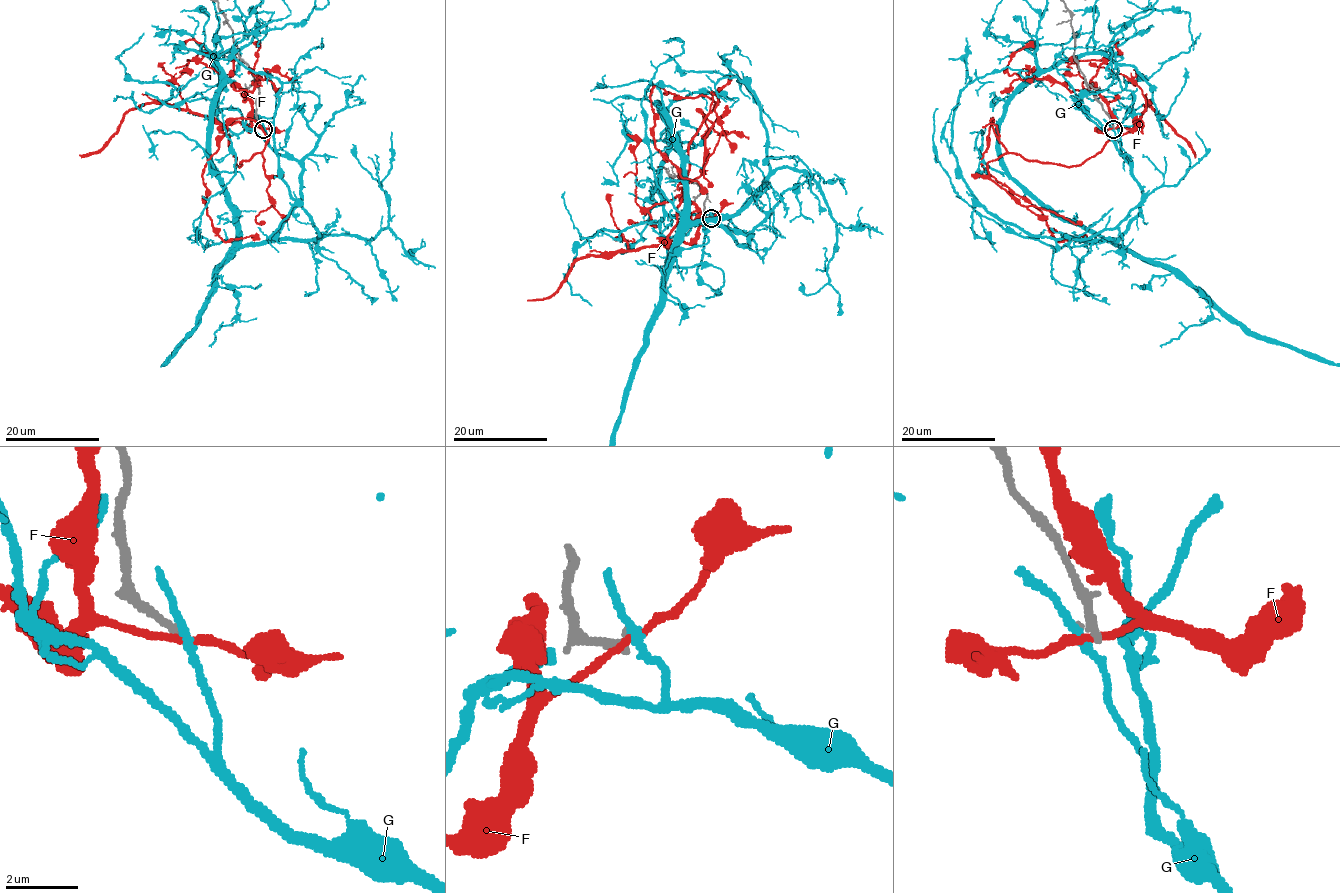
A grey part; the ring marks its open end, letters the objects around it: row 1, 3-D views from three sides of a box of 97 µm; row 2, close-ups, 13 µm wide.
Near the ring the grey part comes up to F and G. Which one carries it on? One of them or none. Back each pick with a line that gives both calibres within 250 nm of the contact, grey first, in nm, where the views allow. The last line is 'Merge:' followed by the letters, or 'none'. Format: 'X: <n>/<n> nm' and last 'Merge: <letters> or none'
Merge: none

